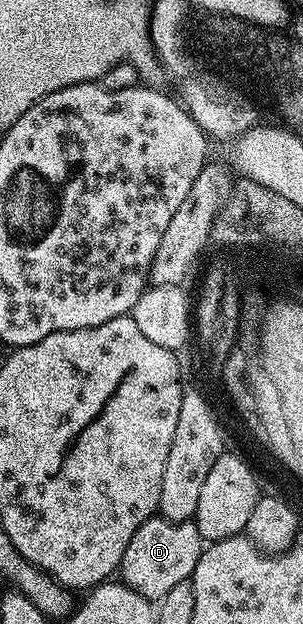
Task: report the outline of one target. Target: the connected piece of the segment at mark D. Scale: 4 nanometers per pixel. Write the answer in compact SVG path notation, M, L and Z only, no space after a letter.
M156 516L145 520L145 524L133 532L133 540L129 540L129 548L125 548L117 574L123 585L133 588L141 596L162 600L174 586L190 579L204 549L203 537L194 521L170 522L168 518Z

